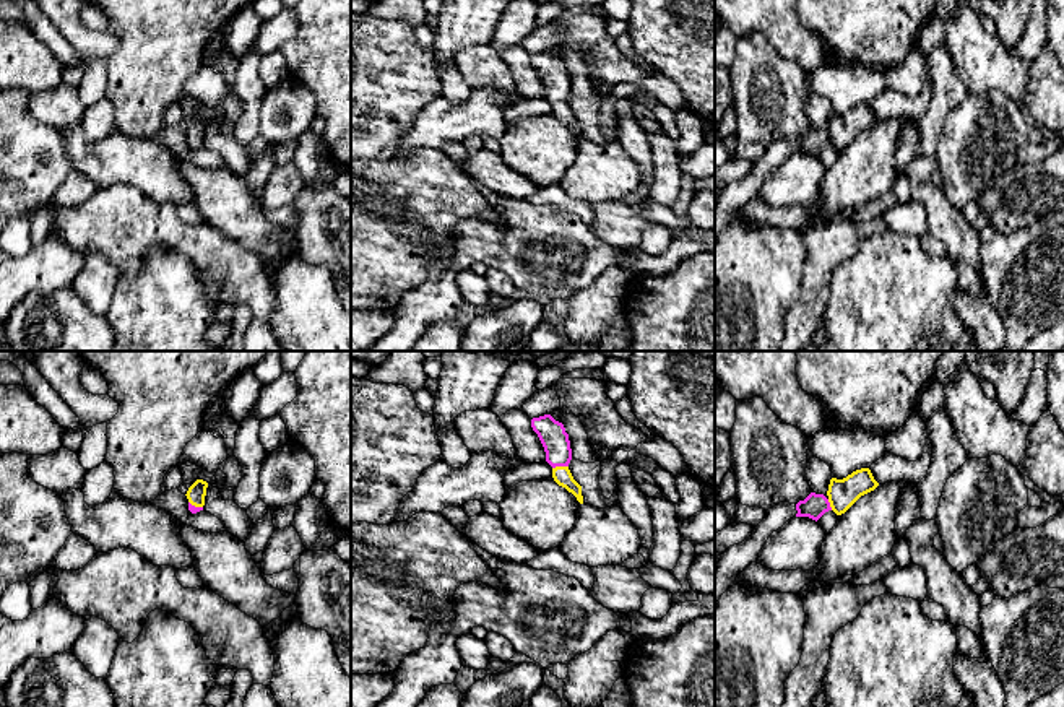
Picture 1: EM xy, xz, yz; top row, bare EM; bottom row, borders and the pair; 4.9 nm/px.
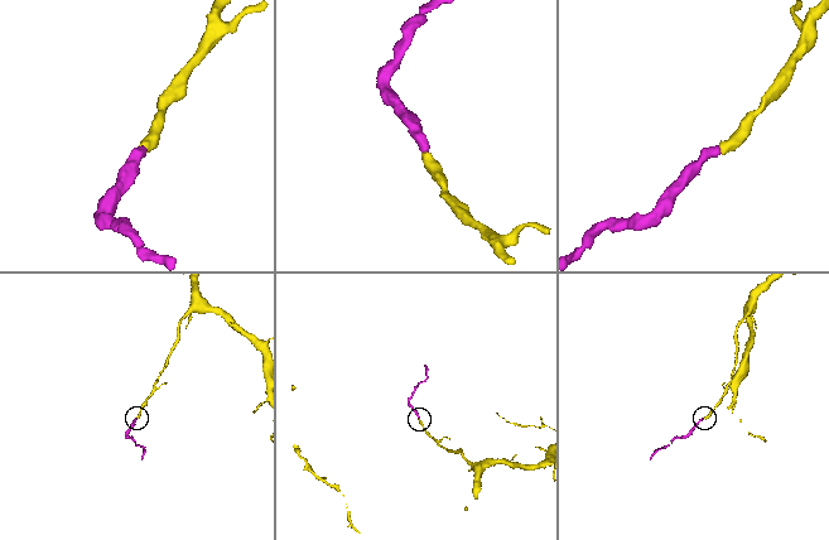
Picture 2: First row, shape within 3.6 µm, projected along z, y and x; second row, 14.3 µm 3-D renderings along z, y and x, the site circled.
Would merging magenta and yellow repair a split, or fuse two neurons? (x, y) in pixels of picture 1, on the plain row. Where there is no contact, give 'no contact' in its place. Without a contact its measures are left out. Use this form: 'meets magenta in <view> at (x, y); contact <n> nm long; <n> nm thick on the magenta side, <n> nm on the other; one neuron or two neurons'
meets magenta in xz at (559, 101); contact 80 nm long; 140 nm thick on the magenta side, 90 nm on the other; one neuron

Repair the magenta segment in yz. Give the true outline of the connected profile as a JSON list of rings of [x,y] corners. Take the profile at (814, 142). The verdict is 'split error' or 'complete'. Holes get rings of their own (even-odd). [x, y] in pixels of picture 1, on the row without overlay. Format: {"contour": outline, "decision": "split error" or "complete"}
{"contour": [[[869,104],[856,106],[843,115],[832,114],[825,132],[811,128],[804,137],[796,140],[796,153],[809,153],[817,158],[828,146],[841,151],[861,132],[874,127],[877,122],[879,119]]], "decision": "split error"}

